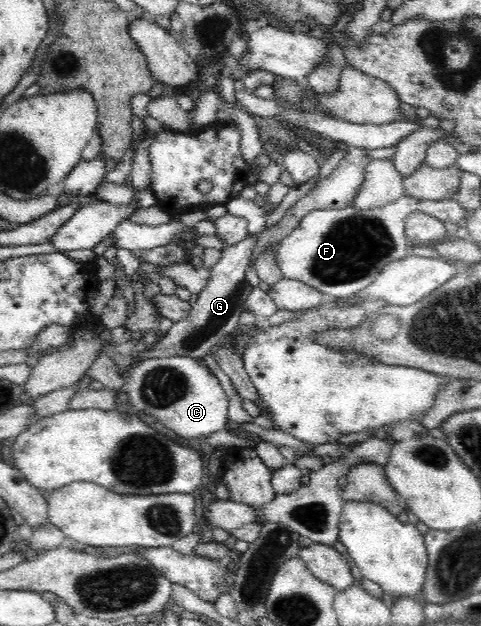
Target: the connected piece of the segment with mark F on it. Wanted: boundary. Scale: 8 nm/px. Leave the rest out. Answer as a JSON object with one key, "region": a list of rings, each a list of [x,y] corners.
{"region":[[[403,196],[382,208],[364,210],[352,205],[308,213],[300,226],[274,248],[283,277],[301,281],[322,291],[325,297],[350,298],[366,289],[388,263],[409,254],[405,248],[405,224],[410,215],[424,212],[444,223],[464,219],[464,208],[450,200],[422,200]]]}

